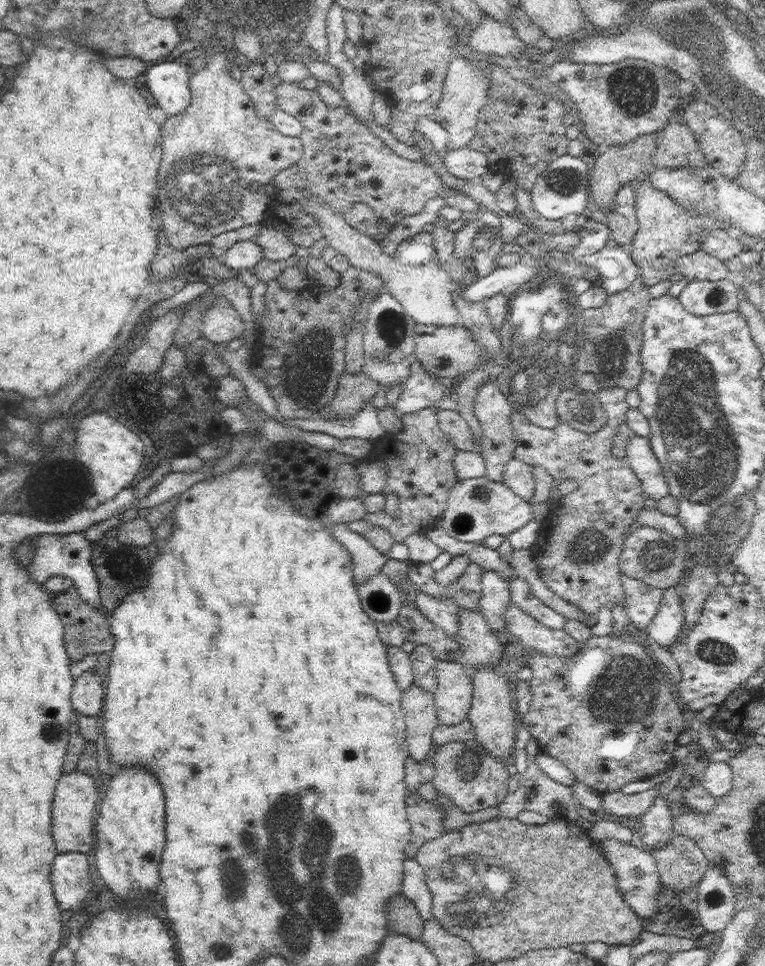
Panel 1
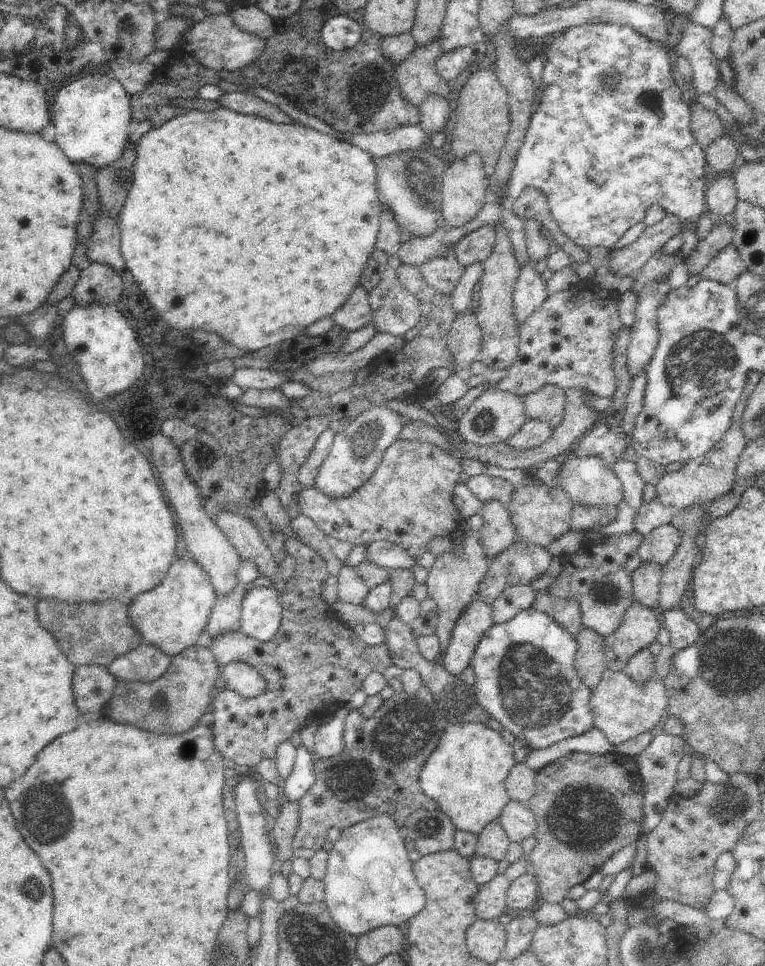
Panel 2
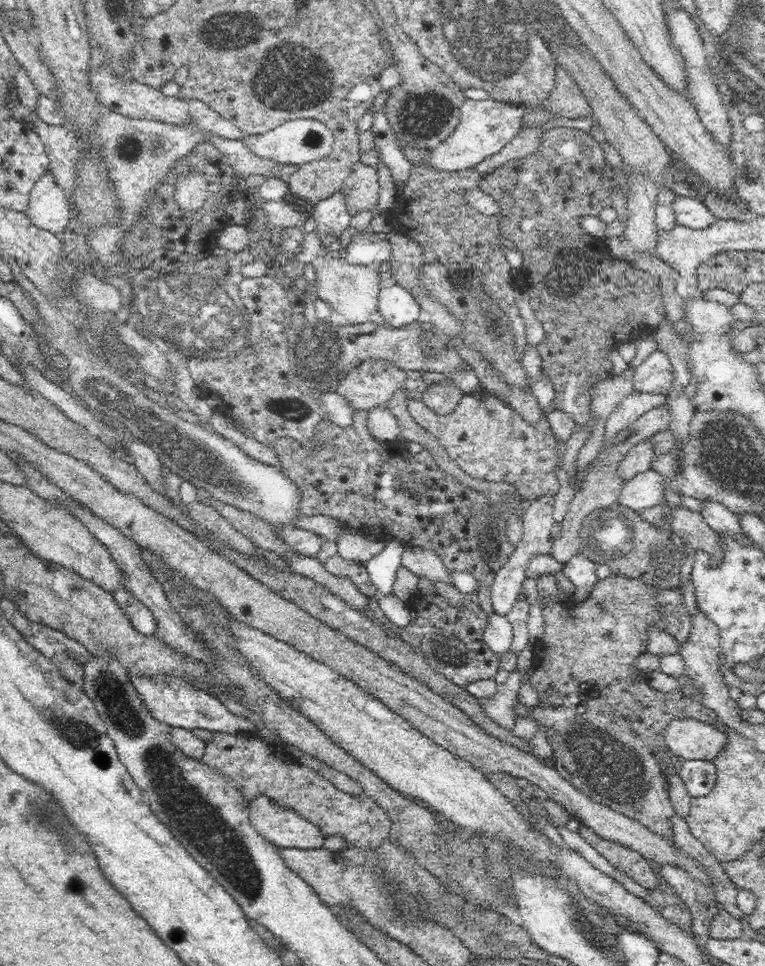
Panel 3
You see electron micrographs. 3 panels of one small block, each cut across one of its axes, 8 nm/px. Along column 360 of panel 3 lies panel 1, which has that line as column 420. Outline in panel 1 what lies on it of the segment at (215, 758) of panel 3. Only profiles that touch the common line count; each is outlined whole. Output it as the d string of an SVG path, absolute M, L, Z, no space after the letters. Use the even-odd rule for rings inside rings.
M408 793L406 800L407 819L411 824L410 843L406 846L407 857L415 857L417 852L434 836L439 837L444 833L445 811L442 806L427 802L420 793Z

